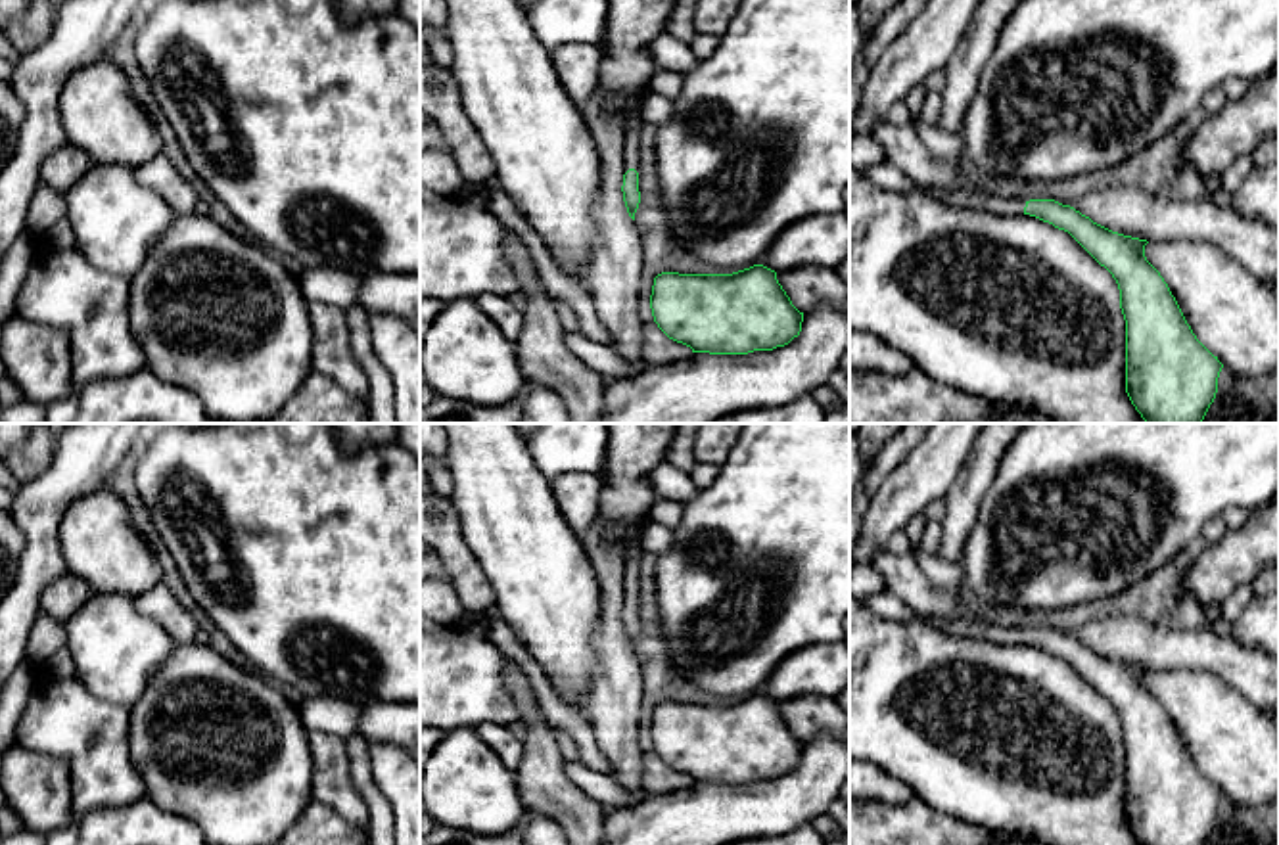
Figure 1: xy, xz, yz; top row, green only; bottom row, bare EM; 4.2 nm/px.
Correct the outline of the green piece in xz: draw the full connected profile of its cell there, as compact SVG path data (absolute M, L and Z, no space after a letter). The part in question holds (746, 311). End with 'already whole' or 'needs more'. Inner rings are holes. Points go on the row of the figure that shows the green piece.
M763 264L733 274L662 272L654 278L650 308L669 339L709 354L784 347L803 322L777 272Z; already whole

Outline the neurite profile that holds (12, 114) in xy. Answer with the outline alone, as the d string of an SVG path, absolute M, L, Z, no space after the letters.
M0 80L0 171L13 157L25 109L12 90L10 80Z

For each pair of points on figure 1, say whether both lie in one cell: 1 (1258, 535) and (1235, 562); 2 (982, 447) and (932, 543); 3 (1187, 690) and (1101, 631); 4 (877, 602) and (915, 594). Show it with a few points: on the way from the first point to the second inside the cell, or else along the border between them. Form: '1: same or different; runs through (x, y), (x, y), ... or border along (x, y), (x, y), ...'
1: same; runs through (1256, 541), (1241, 556)
2: different; border along (940, 524), (940, 552), (936, 556)
3: different; border along (1203, 669), (1149, 671)
4: different; border along (886, 589), (915, 616)

